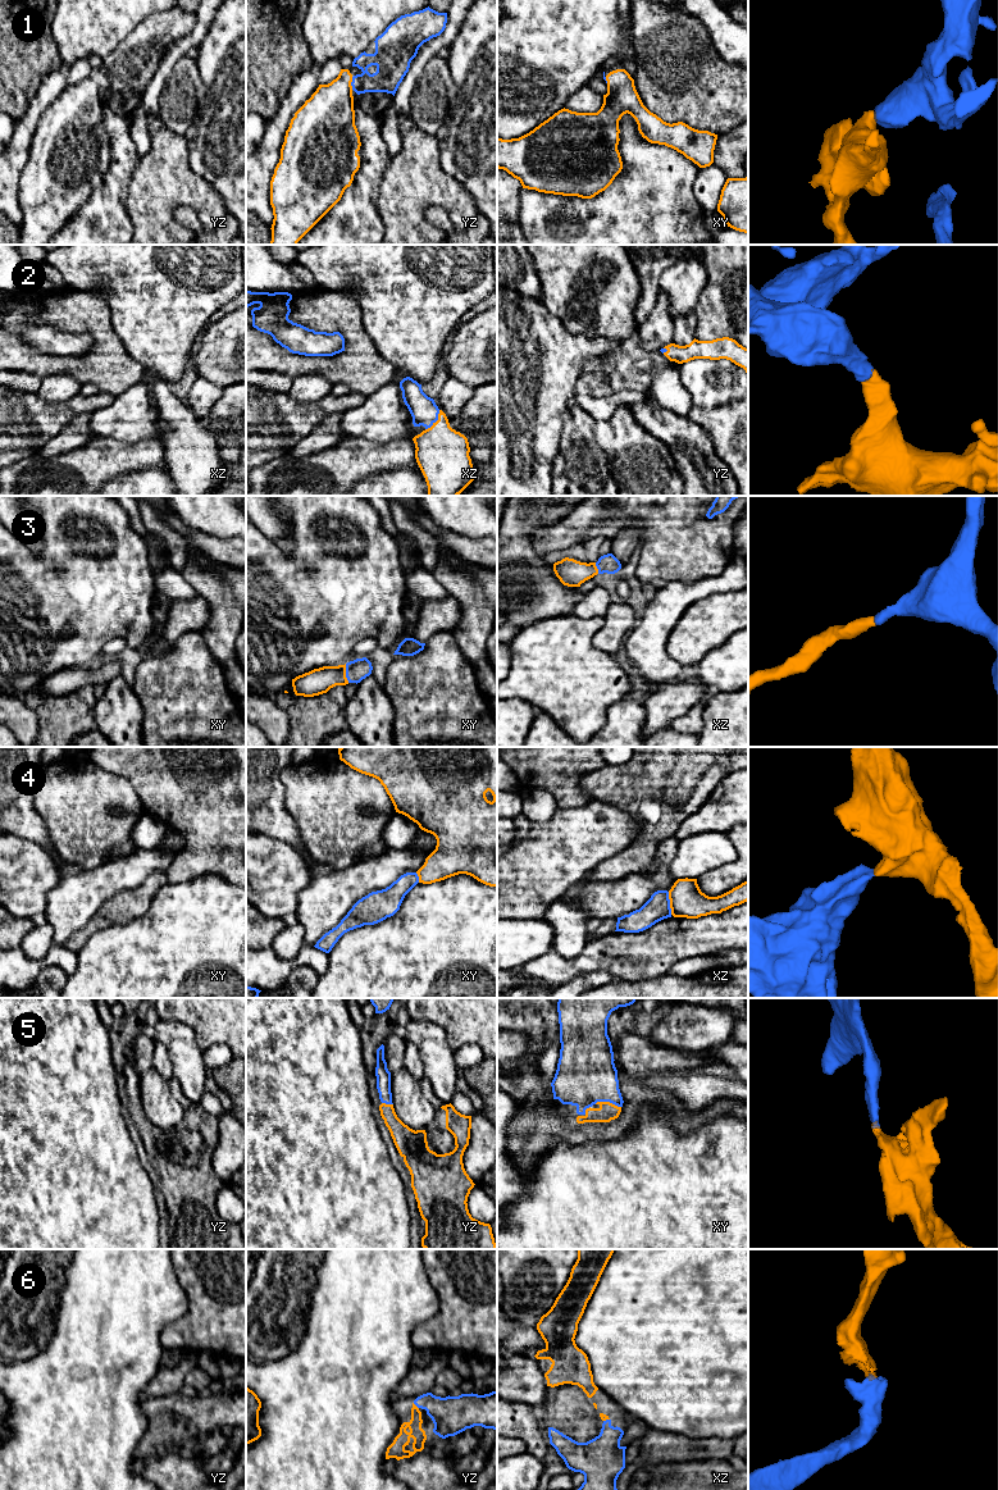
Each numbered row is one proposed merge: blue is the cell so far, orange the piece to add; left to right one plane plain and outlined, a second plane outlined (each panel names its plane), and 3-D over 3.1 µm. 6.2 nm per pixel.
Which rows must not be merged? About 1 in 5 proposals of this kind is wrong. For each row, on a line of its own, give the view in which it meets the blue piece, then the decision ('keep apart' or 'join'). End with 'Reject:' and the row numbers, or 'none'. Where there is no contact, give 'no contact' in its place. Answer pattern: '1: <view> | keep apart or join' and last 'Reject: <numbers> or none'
1: yz | join
2: xz | join
3: xy | join
4: xz | keep apart
5: xy | join
6: yz | join
Reject: 4

